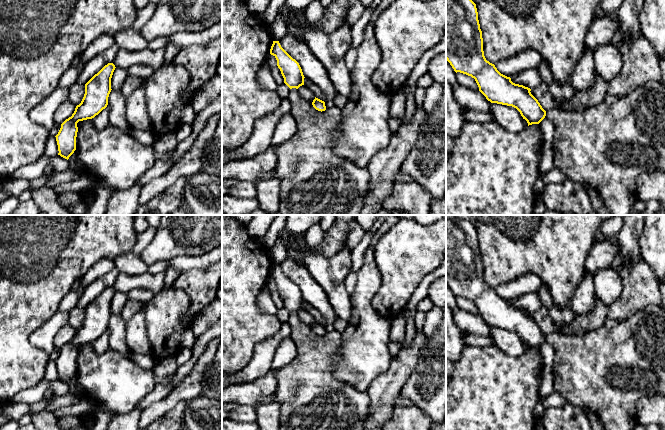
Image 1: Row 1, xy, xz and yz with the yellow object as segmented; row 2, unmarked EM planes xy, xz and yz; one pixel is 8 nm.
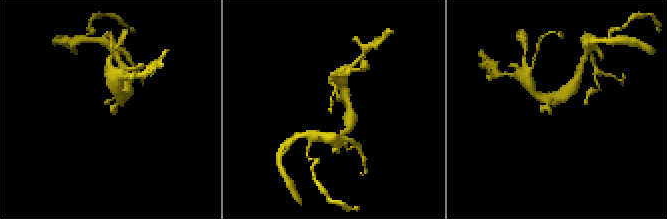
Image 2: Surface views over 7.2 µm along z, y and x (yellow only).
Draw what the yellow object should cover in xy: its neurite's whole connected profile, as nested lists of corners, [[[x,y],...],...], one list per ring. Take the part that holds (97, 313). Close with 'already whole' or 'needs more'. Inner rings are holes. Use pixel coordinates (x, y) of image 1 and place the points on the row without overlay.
[[[108,287],[85,308],[85,318],[81,327],[76,330],[72,340],[61,348],[55,360],[58,379],[61,381],[68,384],[76,374],[77,347],[94,342],[107,331],[115,292],[113,287]]]; already whole

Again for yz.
[[[446,215],[446,284],[456,297],[474,302],[488,325],[516,332],[528,350],[539,348],[545,342],[546,335],[531,318],[530,312],[513,307],[510,301],[501,298],[494,288],[486,284],[476,228],[455,215]]]; already whole

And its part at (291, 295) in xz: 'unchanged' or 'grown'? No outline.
unchanged

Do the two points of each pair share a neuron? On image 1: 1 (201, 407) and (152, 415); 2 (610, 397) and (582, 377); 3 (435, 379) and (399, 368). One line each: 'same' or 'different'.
1: different
2: same
3: different

